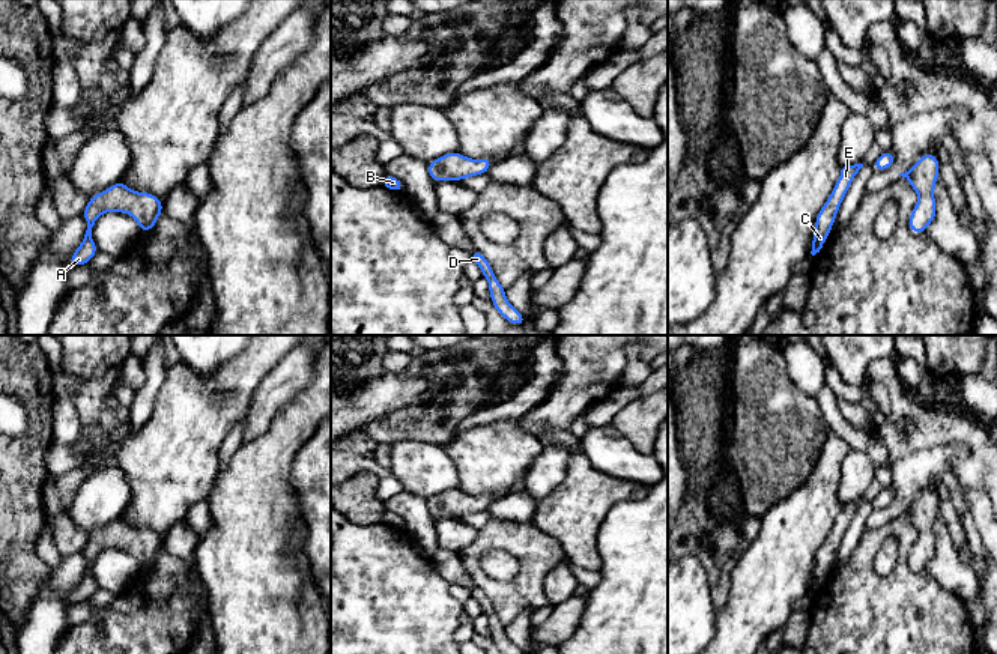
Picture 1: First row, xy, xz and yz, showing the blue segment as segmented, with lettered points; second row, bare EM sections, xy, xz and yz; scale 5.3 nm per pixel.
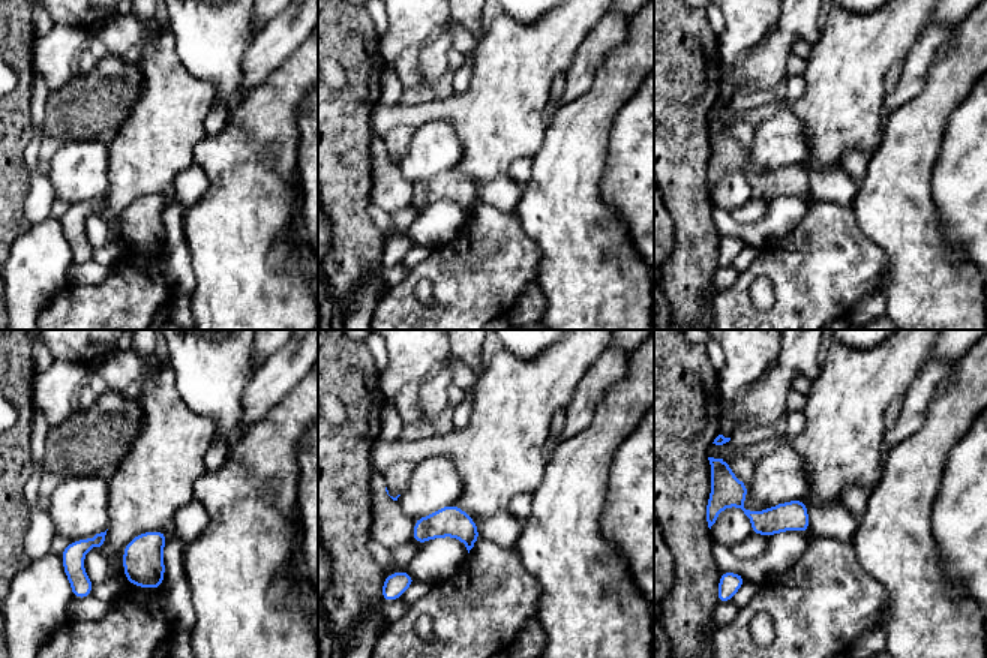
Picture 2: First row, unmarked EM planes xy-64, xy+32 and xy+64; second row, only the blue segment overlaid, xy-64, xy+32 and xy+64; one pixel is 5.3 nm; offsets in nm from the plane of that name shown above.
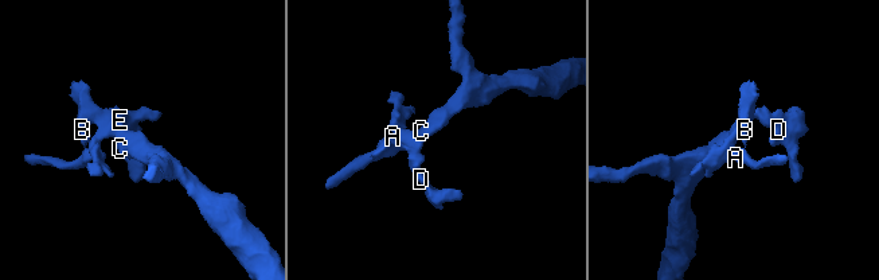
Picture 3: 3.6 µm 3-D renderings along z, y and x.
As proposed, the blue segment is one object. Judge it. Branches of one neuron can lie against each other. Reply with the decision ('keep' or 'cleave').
keep

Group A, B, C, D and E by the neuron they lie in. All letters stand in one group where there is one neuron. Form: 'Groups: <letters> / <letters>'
Groups: A B C D E

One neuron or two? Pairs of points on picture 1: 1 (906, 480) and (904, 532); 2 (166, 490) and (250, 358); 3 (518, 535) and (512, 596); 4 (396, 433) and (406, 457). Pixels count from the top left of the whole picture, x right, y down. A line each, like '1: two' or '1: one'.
1: two
2: one
3: one
4: two

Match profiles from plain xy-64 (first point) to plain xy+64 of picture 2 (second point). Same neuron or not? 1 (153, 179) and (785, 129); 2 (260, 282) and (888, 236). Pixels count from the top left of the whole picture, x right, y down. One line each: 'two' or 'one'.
1: two
2: one

